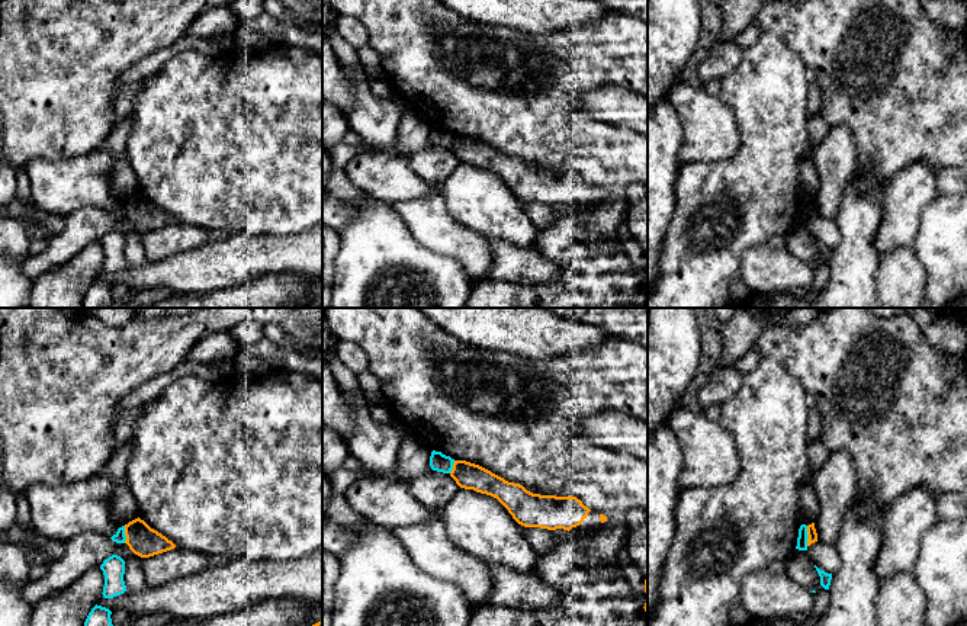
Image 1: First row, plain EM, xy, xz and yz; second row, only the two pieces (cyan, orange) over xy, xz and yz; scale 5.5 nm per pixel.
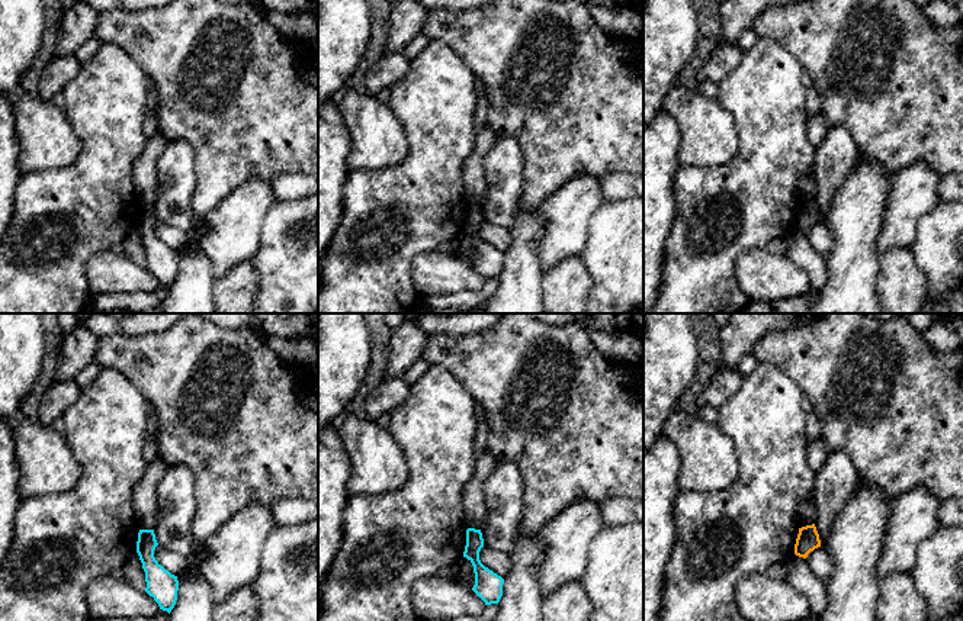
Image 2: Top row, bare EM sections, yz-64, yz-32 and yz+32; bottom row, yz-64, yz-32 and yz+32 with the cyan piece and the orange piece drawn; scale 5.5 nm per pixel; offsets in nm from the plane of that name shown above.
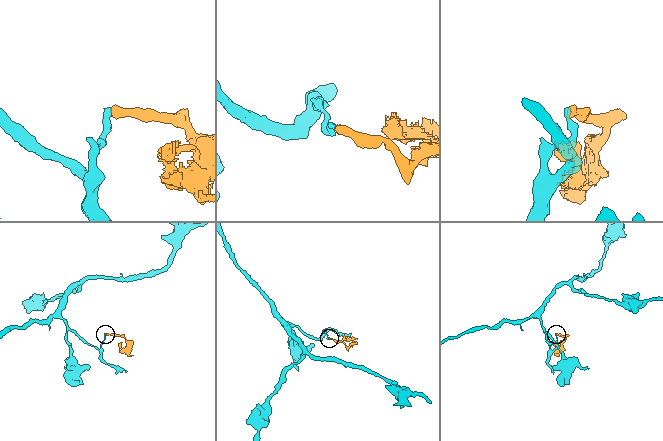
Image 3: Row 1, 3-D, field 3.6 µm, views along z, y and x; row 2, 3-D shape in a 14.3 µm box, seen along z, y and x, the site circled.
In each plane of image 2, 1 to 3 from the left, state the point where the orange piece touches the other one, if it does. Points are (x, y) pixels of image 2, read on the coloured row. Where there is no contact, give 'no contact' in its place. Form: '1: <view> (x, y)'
1: no contact
2: no contact
3: no contact

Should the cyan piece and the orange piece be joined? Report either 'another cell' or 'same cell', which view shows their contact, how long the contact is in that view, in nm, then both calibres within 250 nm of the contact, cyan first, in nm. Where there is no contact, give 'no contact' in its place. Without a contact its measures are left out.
another cell; meets cyan in yz; contact 110 nm long; 60 nm thick on the cyan side, 50 nm on the other

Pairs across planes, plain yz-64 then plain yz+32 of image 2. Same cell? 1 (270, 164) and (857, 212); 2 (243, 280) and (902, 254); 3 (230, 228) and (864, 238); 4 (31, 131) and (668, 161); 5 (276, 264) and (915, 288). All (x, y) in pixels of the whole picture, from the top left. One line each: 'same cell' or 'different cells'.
1: different cells
2: same cell
3: different cells
4: different cells
5: different cells

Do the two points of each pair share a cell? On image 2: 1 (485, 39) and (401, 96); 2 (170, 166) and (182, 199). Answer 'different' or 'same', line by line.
1: different
2: same

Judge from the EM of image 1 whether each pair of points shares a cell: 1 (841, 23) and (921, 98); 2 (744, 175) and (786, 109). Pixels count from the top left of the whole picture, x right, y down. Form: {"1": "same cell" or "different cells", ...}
{"1": "same cell", "2": "same cell"}

